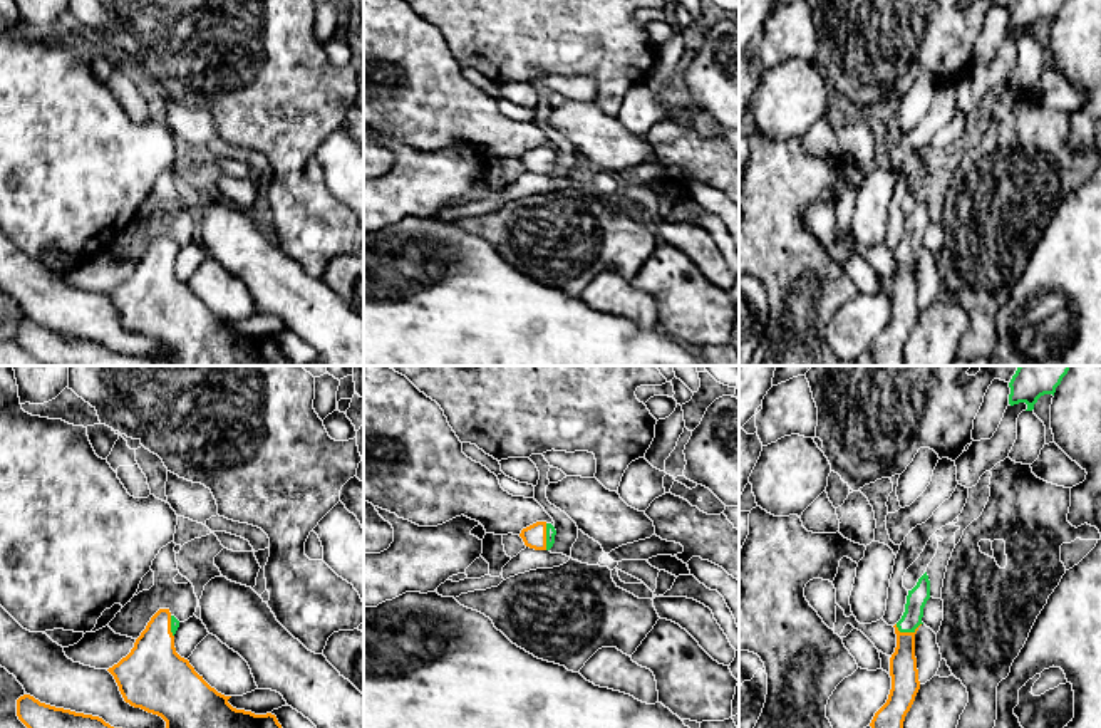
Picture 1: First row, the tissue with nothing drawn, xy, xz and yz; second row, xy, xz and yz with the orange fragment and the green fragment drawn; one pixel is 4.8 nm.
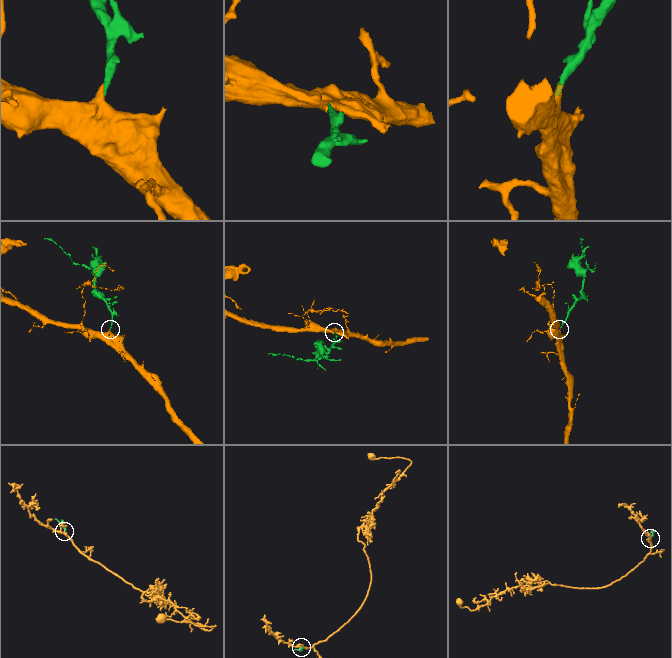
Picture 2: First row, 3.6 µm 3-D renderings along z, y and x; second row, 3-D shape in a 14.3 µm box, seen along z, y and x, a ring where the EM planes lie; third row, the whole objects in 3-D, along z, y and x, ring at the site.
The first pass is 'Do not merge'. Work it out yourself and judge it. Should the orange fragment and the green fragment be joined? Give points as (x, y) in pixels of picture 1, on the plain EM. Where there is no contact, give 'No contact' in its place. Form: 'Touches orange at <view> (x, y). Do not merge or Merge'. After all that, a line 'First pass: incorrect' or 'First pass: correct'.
Touches orange at yz (907, 257). Merge
First pass: incorrect

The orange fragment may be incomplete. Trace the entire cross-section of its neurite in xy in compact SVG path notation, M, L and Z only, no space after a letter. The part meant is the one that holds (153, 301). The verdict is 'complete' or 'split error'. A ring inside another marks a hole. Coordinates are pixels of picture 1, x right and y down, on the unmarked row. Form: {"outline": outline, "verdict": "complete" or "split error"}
{"outline": "M159 233L136 263L131 277L107 294L114 300L126 327L158 339L166 346L163 356L129 356L114 352L99 341L55 332L40 327L30 319L23 319L17 324L18 344L44 366L293 366L285 357L275 339L255 339L251 335L236 334L228 327L231 320L225 320L211 312L203 300L194 295L189 285L176 277L174 258L178 252L179 245L169 237L169 233Z", "verdict": "split error"}

